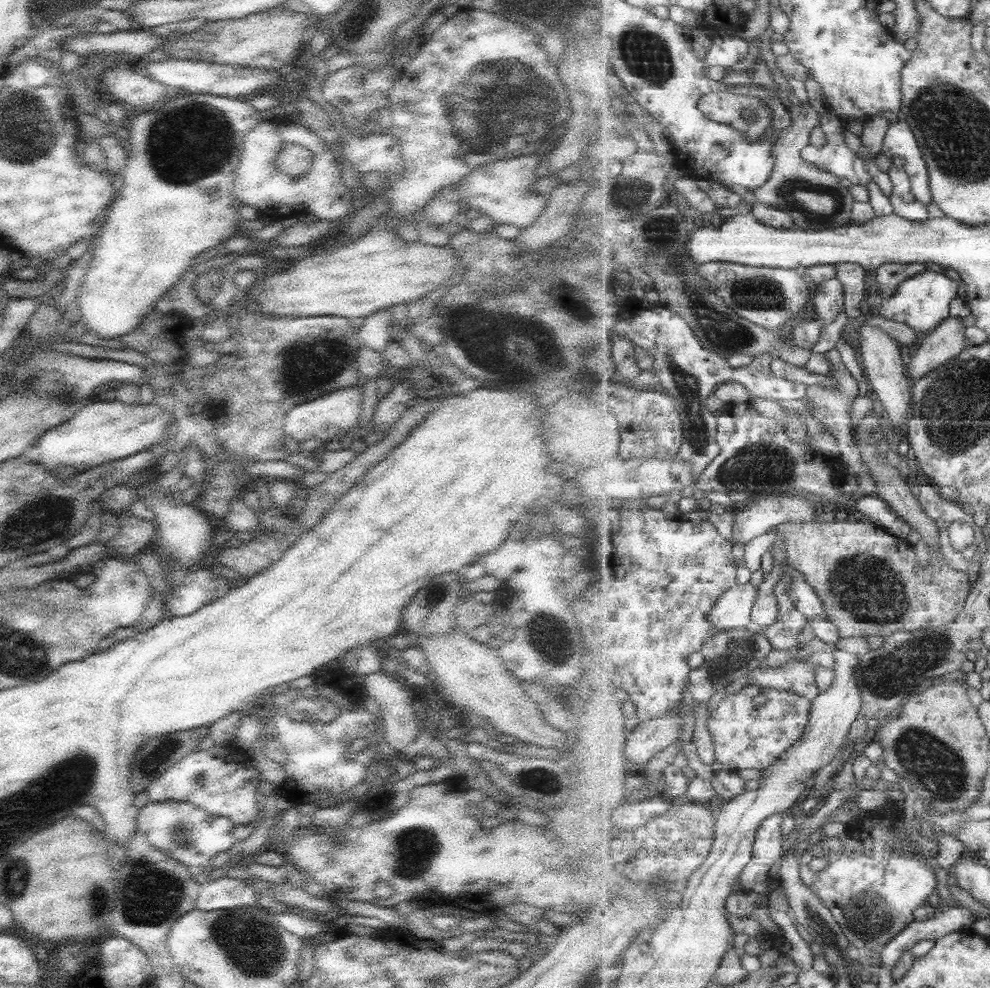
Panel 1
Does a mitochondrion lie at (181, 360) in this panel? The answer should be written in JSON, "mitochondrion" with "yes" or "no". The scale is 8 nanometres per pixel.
{"mitochondrion":"no"}

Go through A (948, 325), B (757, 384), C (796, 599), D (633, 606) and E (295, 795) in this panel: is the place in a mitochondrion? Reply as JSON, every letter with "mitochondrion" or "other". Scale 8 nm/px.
{"A":"other","B":"other","C":"other","D":"other","E":"other"}

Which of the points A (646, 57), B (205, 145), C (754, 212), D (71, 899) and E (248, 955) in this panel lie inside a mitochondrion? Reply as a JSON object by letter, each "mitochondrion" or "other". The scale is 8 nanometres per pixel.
{"A":"mitochondrion","B":"mitochondrion","C":"other","D":"other","E":"mitochondrion"}

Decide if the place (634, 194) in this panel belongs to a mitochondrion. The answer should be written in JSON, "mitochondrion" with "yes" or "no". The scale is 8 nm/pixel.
{"mitochondrion":"yes"}

